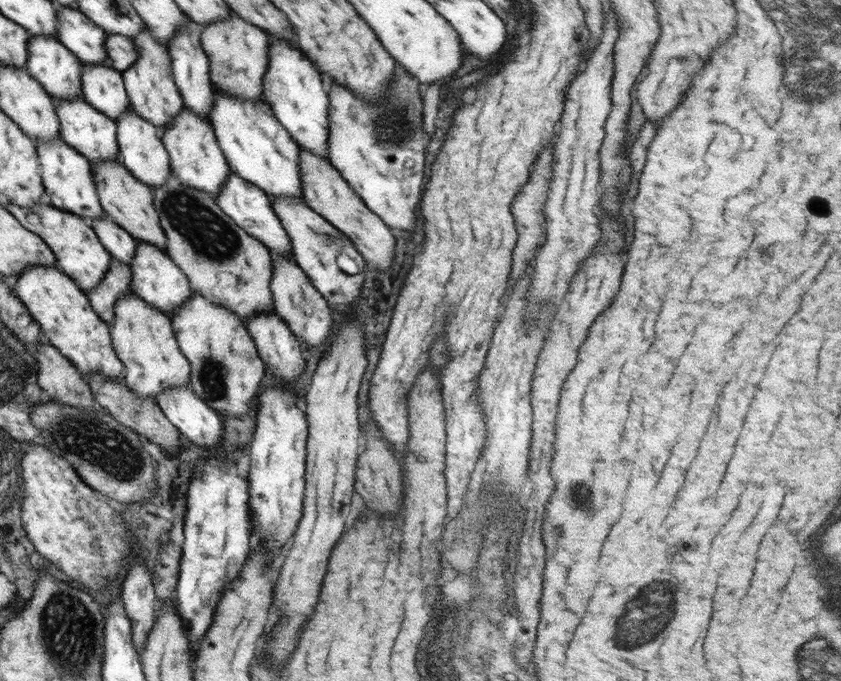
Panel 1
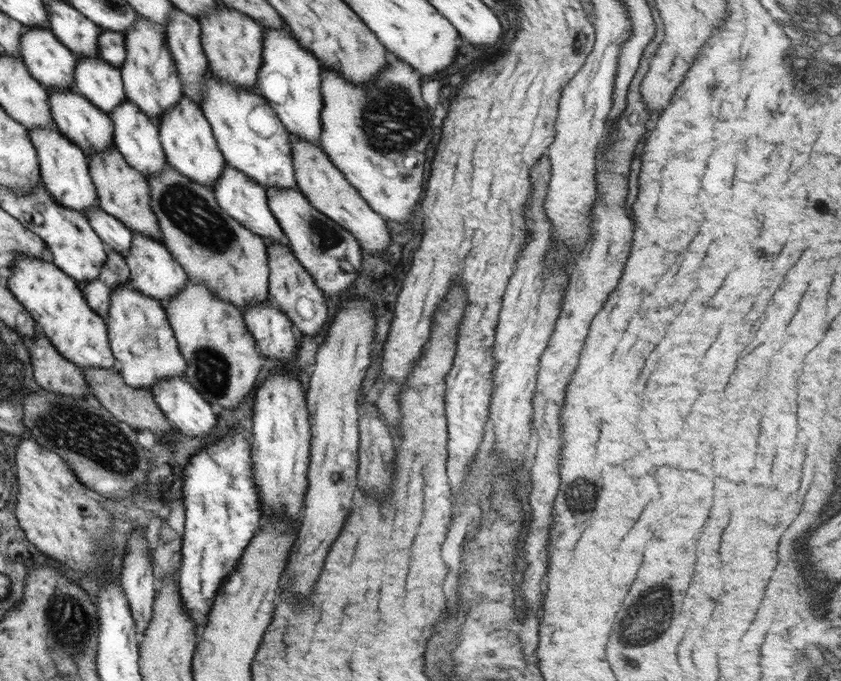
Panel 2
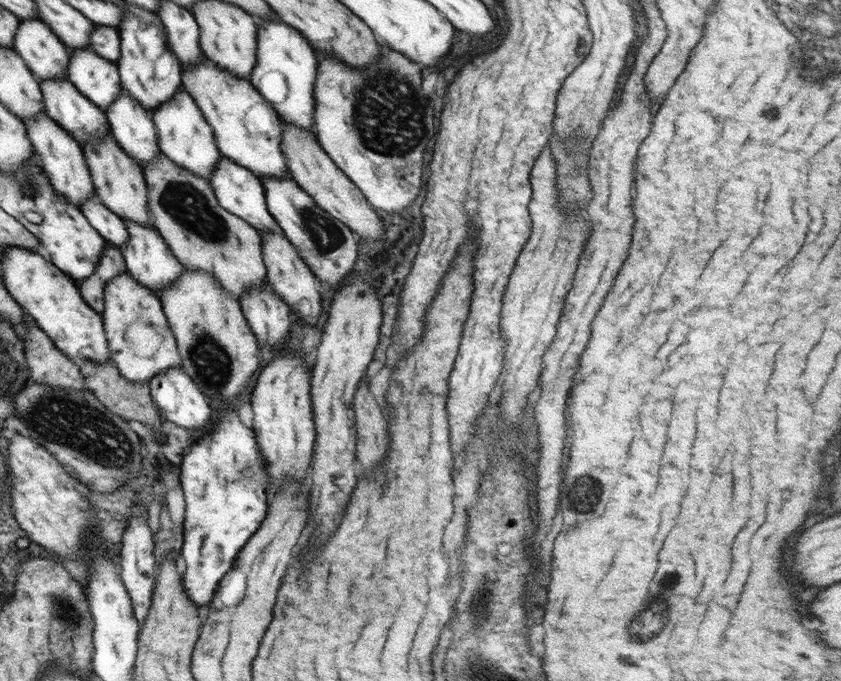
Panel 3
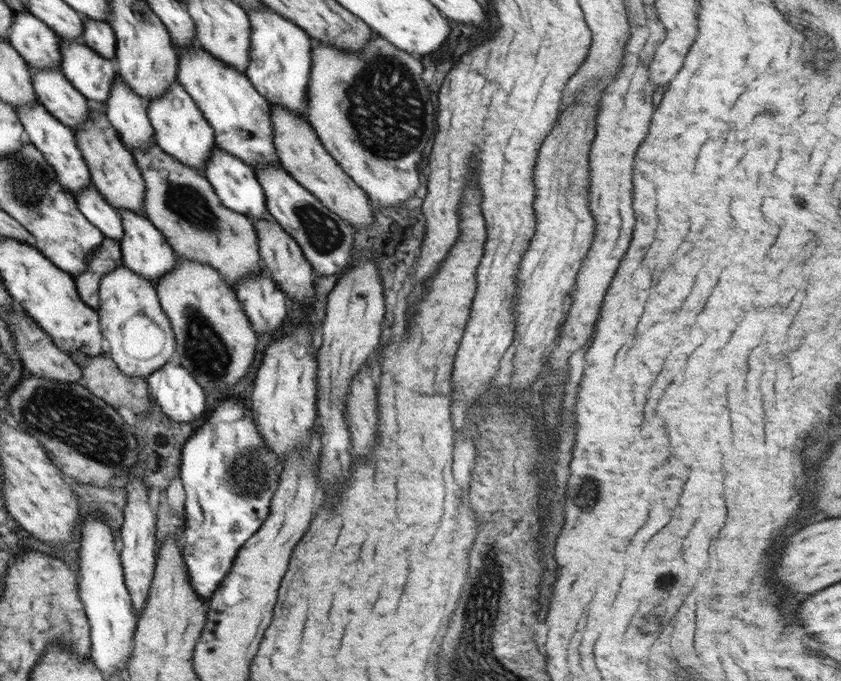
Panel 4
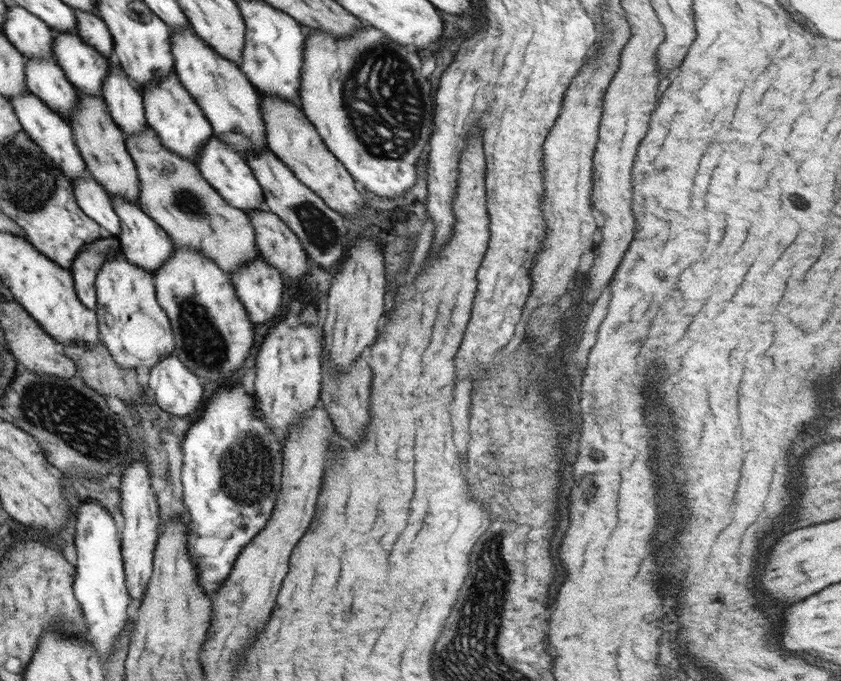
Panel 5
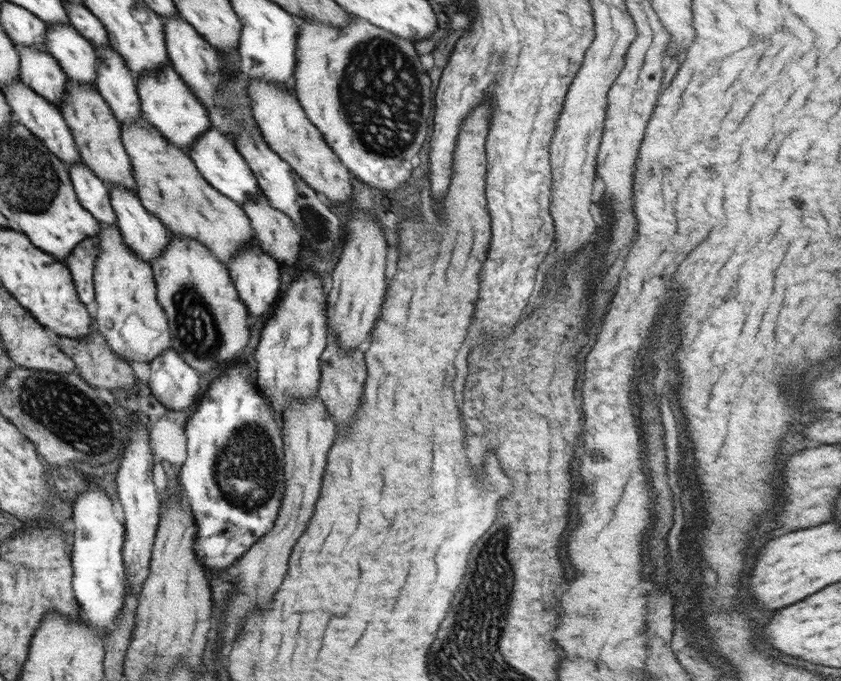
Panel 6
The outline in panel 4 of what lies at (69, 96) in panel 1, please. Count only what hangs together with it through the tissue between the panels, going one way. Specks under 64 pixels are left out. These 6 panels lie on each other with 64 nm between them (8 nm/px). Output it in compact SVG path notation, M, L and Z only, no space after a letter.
M15 12L7 40L26 60L30 69L61 69L63 54L60 53L60 36L30 12Z

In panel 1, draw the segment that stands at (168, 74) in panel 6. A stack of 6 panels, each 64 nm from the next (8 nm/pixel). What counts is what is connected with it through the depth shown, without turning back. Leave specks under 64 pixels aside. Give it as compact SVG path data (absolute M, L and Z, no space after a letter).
M183 106L174 122L161 131L161 137L170 155L171 172L176 178L180 178L180 182L184 182L194 190L202 190L217 198L224 182L230 177L231 167L211 124L198 114L194 114L190 108Z

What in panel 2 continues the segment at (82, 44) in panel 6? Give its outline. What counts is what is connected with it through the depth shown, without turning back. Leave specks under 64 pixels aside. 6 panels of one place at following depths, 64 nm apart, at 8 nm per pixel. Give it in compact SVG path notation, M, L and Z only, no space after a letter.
M79 56L79 62L76 62L74 92L108 114L127 100L120 69L100 57Z

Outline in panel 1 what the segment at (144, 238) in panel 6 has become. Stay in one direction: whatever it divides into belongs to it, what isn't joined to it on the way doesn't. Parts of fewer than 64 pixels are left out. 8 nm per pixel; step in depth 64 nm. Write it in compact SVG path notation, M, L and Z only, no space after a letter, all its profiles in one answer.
M140 240L136 241L136 252L134 252L134 258L130 260L130 268L132 292L144 299L144 302L148 302L152 308L172 316L178 310L178 306L182 306L186 300L190 300L190 294L192 294L190 280L164 250L156 248L152 244L140 242Z

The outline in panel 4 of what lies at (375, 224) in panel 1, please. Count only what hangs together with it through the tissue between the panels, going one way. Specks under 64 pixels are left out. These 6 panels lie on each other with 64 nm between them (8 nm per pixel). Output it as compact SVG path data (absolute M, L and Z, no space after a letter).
M270 104L270 110L274 125L274 147L281 166L308 192L314 194L330 212L340 216L356 230L368 230L374 224L374 216L370 209L373 203L361 187L342 170L340 164L328 154L311 124L278 104Z

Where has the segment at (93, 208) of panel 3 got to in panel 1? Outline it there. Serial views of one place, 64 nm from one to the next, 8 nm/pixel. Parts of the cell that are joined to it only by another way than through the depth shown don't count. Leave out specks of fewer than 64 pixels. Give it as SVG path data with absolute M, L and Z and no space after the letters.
M108 216L96 218L90 226L111 256L130 267L130 260L134 258L134 252L136 252L135 238L124 228L120 228L116 222L112 222Z

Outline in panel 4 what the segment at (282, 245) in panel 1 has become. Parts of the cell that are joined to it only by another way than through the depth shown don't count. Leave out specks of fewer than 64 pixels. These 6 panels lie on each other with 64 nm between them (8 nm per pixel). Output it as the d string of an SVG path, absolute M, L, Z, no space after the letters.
M219 145L215 146L211 160L207 166L204 166L203 174L211 181L215 193L219 195L220 202L230 210L246 215L252 222L256 220L270 220L272 222L275 220L267 209L265 192L255 174L255 169L227 154L226 150L222 150Z

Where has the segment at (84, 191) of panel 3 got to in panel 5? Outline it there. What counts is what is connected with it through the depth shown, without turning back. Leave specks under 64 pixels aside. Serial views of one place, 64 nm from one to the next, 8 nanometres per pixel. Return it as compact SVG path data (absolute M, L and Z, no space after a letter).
M24 92L22 96L11 98L12 106L15 107L16 117L19 118L23 130L43 148L43 152L54 162L56 166L60 166L60 170L64 172L64 176L74 183L76 178L84 178L88 172L87 163L83 159L78 144L75 142L74 128L70 123L56 114L43 99L30 93Z

